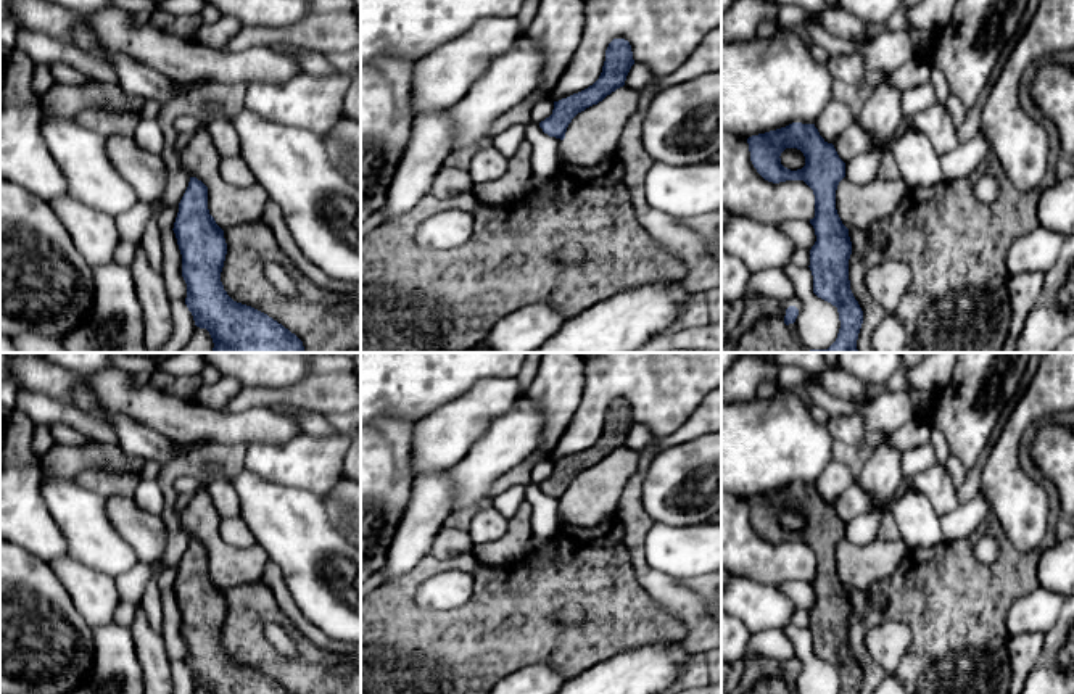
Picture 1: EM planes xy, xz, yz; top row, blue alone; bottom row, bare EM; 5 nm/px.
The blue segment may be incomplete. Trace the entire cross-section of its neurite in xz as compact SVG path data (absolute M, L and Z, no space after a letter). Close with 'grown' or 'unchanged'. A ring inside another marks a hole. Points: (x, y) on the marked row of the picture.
M613 39L605 50L605 61L599 79L588 89L554 101L552 114L539 122L543 132L564 140L572 119L623 87L633 64L634 60L630 42L625 39Z | unchanged

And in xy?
M190 177L188 187L179 203L174 233L182 254L182 277L187 283L185 304L195 325L206 328L213 338L213 353L304 353L303 341L267 314L233 301L221 282L227 243L224 230L208 209L208 187Z | unchanged

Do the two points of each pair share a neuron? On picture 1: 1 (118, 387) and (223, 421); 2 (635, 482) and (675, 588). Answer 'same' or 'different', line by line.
1: same
2: same

